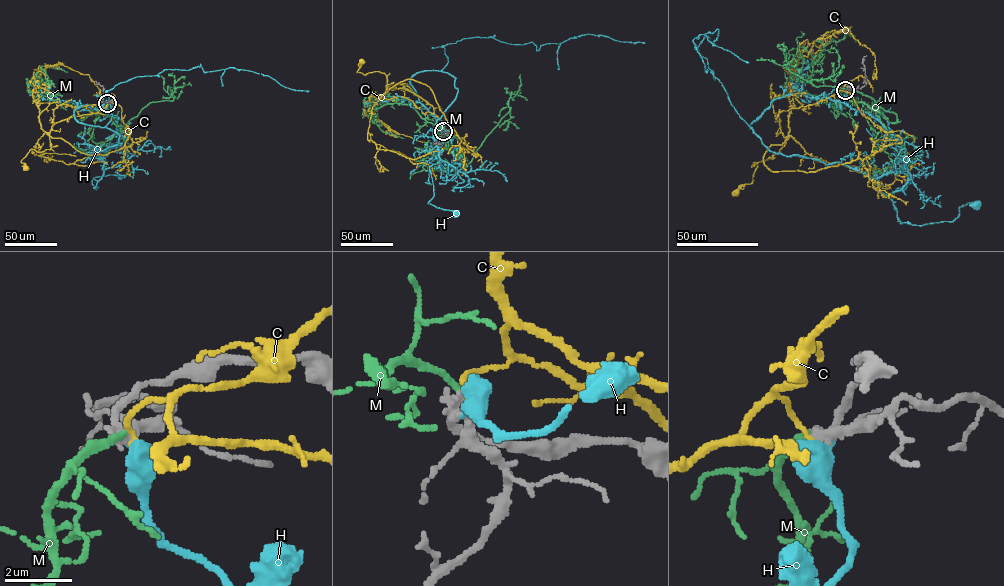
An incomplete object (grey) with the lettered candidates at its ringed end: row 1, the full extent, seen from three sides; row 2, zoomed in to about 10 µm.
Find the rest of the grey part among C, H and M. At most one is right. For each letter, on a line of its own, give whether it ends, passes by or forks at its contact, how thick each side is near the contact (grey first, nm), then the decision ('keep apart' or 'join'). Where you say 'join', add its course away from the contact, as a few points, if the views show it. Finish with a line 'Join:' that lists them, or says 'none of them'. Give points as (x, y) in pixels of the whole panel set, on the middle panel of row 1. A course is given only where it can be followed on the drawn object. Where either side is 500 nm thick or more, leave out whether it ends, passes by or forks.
C: it ends; calibres 300 and 140 nm; keep apart
H: calibres 320 and 650 nm; keep apart
M: it ends; calibres 280 and 190 nm; join; course (443, 131), (445, 144), (461, 163), (467, 164), (510, 107), (509, 119), (499, 127), (494, 122)
Join: M

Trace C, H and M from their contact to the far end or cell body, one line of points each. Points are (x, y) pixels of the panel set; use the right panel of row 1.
C: (845, 90), (779, 113), (780, 129), (788, 137), (785, 144), (770, 159), (754, 162), (752, 182), (736, 192)
H: (845, 90), (843, 102), (776, 97), (750, 126), (772, 151), (869, 175), (901, 223), (952, 221), (974, 205)
M: (845, 90), (845, 97), (897, 120), (855, 90), (808, 82), (827, 79), (839, 66), (832, 48)

